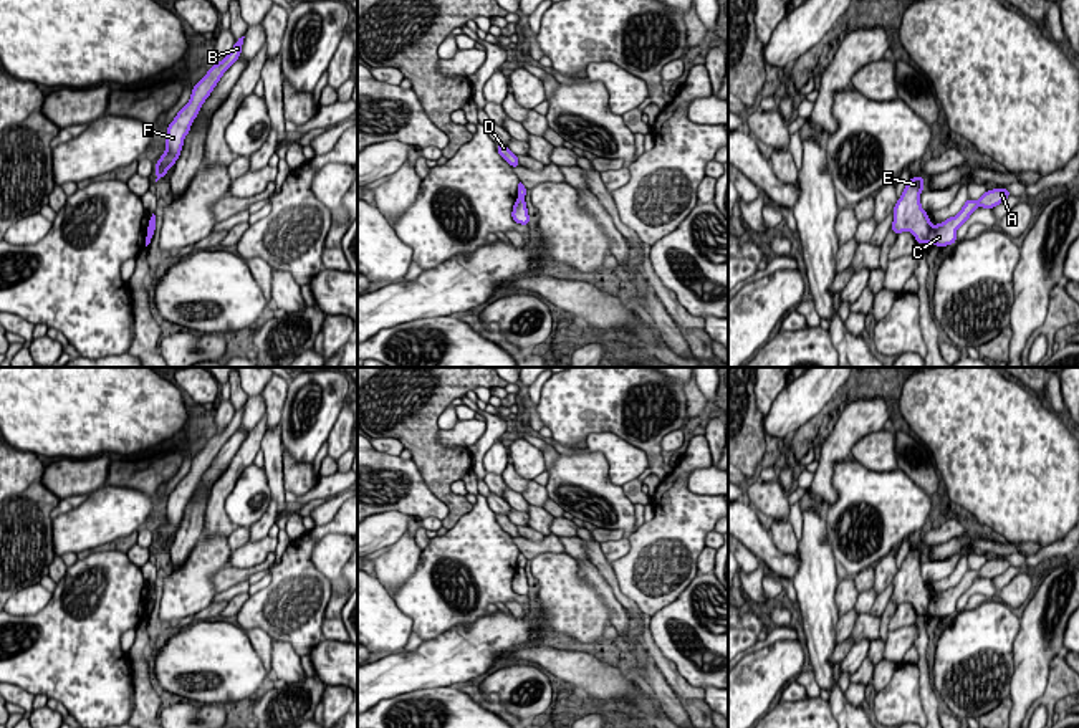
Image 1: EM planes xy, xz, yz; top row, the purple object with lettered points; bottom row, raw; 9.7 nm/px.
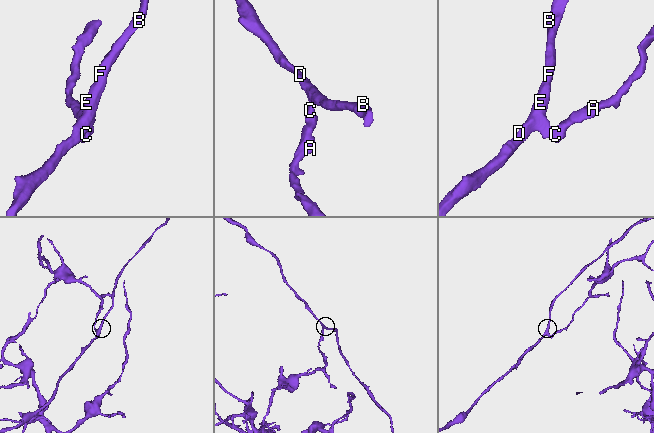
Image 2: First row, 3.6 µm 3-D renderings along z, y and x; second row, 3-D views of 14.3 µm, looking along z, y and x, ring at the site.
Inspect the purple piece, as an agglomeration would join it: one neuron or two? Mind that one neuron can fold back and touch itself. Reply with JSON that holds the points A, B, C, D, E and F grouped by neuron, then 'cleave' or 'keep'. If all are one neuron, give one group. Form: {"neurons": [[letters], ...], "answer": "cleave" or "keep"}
{"neurons": [["A", "C"], ["B", "D", "E", "F"]], "answer": "cleave"}

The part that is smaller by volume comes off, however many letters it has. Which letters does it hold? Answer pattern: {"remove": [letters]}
{"remove": ["B", "D", "E", "F"]}

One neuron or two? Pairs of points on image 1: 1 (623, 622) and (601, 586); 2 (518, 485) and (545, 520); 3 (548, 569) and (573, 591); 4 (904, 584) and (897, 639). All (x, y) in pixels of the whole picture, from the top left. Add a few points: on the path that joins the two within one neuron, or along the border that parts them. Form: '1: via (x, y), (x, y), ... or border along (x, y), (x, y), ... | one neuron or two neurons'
1: via (623, 614), (623, 608), (609, 594) | one neuron
2: via (520, 493), (537, 512) | one neuron
3: via (555, 576), (566, 588) | one neuron
4: border along (889, 632), (884, 639) | two neurons

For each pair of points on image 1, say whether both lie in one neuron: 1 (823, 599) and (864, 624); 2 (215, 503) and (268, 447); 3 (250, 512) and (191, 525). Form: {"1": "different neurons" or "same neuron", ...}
{"1": "different neurons", "2": "different neurons", "3": "different neurons"}

